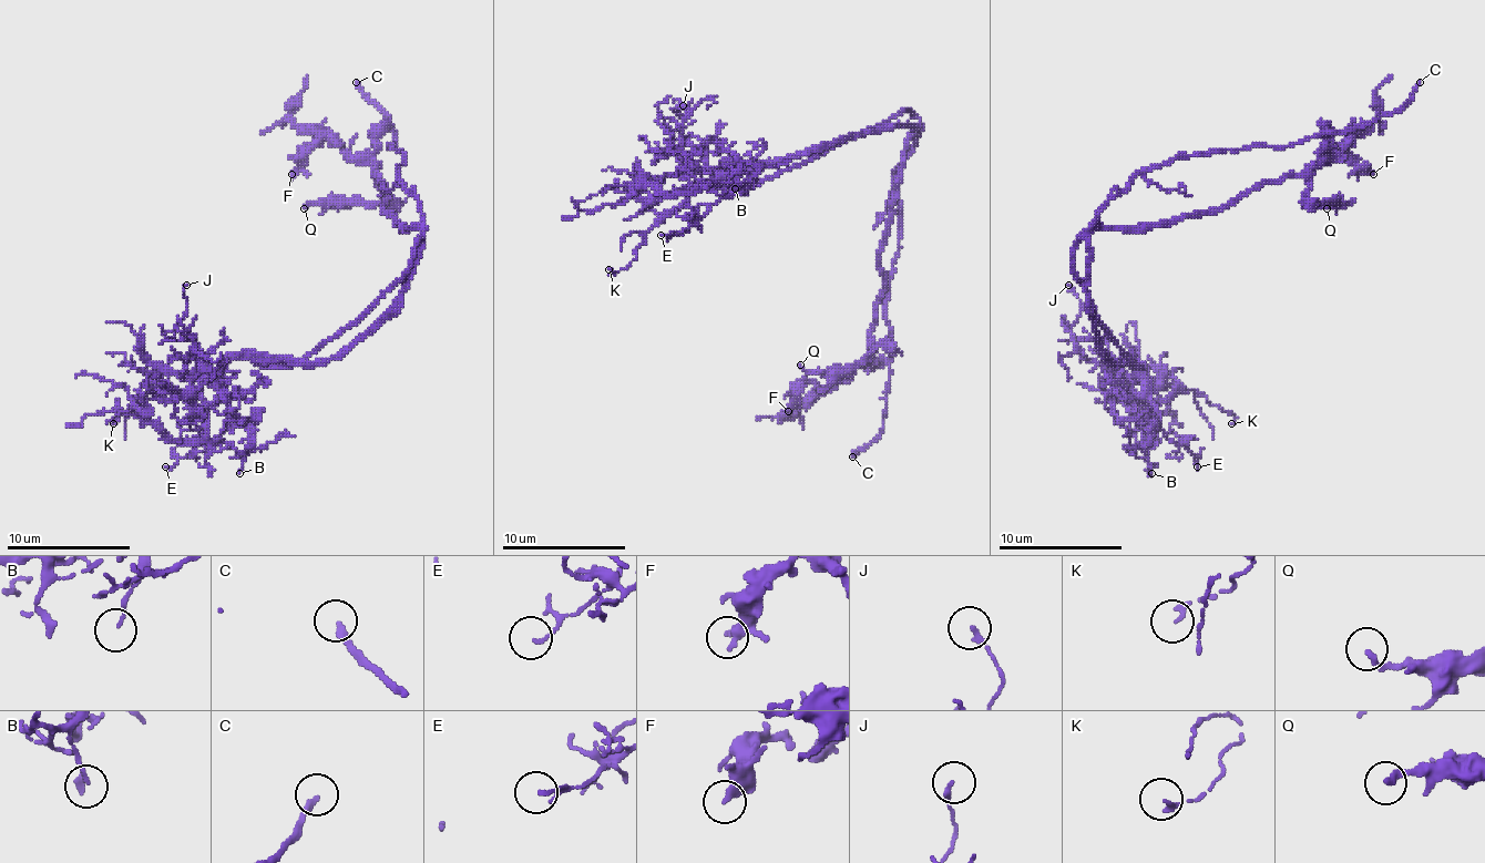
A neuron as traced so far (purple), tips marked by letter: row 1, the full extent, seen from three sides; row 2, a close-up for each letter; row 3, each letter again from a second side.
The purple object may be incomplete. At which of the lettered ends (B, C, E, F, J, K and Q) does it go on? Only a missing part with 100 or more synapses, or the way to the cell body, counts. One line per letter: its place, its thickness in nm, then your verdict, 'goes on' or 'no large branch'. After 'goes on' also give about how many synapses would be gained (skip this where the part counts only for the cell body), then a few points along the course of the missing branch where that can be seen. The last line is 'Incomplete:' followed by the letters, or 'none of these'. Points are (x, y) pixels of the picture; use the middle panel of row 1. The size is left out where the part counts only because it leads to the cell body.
B: (735, 188) | 90 nm | no large branch
C: (852, 456) | 220 nm | goes on | (852, 456), (856, 456), (833, 472), (797, 484), (778, 500), (747, 515)
E: (661, 235) | 110 nm | no large branch
F: (788, 411) | 280 nm | no large branch
J: (683, 105) | 160 nm | no large branch
K: (608, 269) | 190 nm | no large branch
Q: (800, 365) | 220 nm | no large branch
Incomplete: C

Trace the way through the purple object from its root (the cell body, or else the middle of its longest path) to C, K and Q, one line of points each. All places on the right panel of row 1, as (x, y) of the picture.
C: (1086, 279), (1089, 226), (1136, 174), (1222, 150), (1287, 146), (1345, 134), (1392, 115), (1420, 82)
K: (1086, 279), (1096, 337), (1114, 362), (1129, 359), (1142, 396), (1157, 406), (1195, 390), (1235, 414), (1231, 423)
Q: (1086, 279), (1096, 229), (1160, 226), (1235, 205), (1287, 177), (1302, 177), (1309, 198), (1333, 205), (1327, 208)

